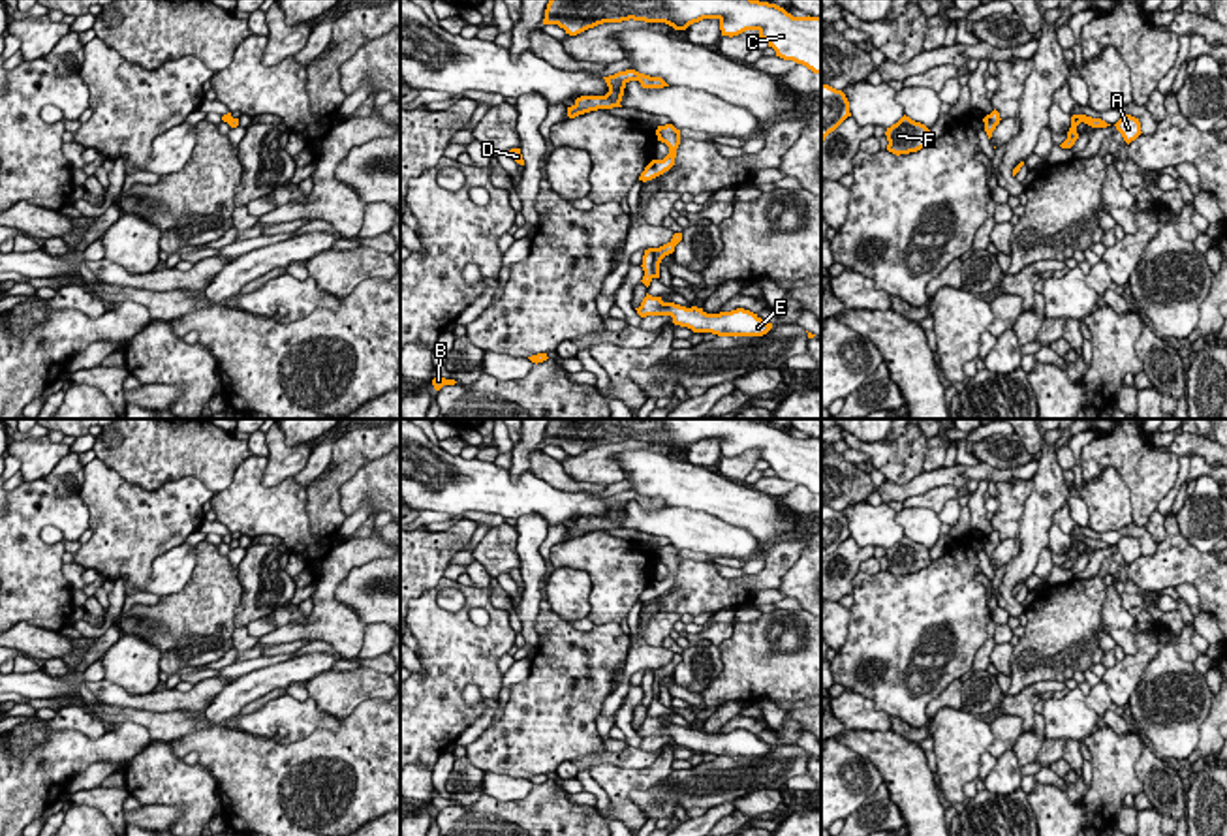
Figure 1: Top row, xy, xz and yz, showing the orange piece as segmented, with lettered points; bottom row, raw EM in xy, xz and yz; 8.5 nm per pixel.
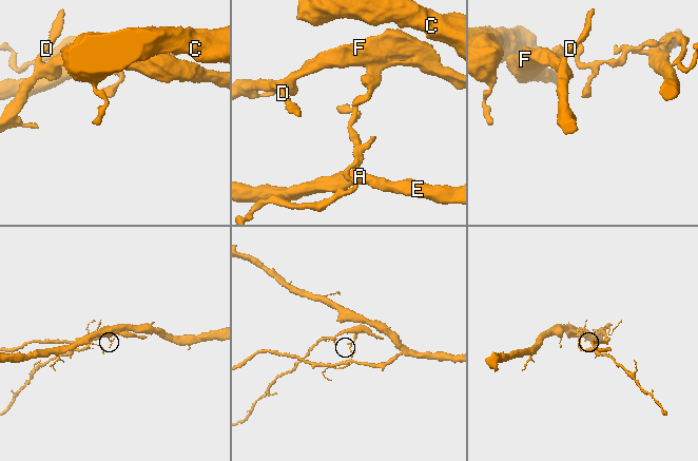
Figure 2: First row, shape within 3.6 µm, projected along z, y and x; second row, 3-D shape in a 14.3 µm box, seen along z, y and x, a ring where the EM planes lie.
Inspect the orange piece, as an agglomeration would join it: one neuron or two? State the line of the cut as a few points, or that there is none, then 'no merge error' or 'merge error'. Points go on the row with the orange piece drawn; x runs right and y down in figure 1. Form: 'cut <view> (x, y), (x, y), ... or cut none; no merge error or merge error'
cut xz (654, 248), (652, 277); merge error

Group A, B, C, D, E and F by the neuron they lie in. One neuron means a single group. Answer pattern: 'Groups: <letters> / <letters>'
Groups: A C E / B D F

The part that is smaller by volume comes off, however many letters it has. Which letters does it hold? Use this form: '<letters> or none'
B, D, F

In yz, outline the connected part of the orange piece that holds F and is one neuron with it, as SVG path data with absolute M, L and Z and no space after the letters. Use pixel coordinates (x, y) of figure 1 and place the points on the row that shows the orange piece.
M906 115L887 128L885 135L889 141L887 150L896 156L917 152L932 143L930 130Z

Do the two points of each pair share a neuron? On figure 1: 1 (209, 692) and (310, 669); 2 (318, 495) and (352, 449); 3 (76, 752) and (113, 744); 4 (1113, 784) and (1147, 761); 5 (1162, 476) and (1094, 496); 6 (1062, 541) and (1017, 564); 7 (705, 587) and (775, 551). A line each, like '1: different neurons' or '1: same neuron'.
1: different neurons
2: same neuron
3: same neuron
4: different neurons
5: different neurons
6: different neurons
7: same neuron

